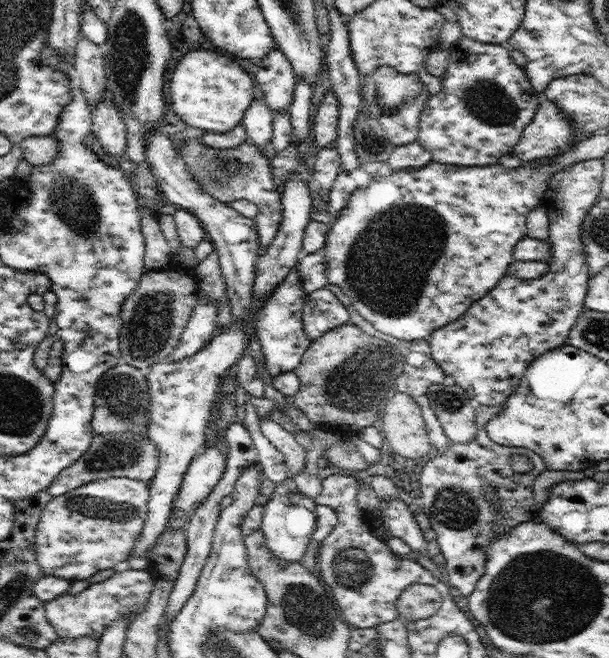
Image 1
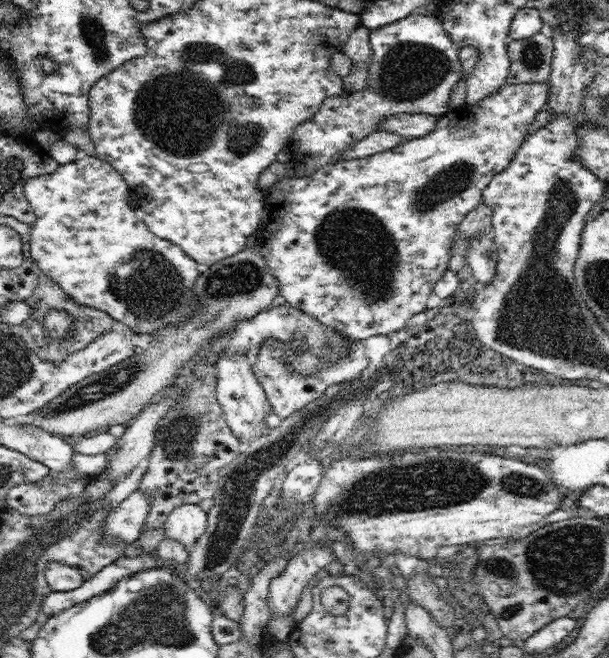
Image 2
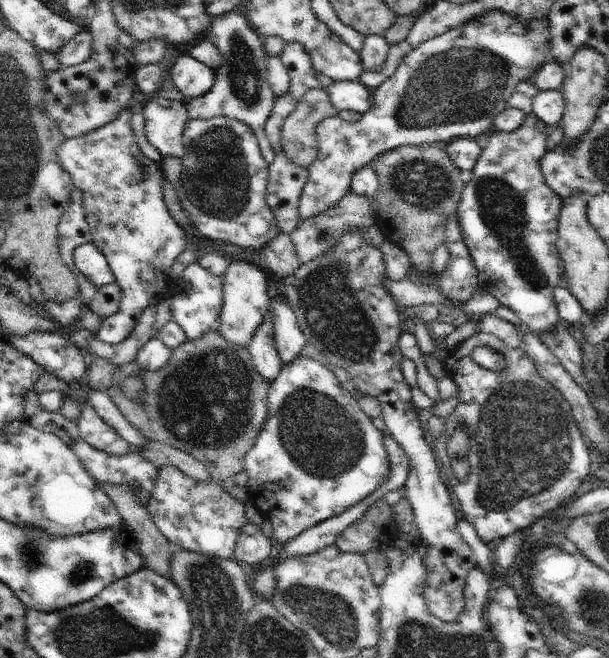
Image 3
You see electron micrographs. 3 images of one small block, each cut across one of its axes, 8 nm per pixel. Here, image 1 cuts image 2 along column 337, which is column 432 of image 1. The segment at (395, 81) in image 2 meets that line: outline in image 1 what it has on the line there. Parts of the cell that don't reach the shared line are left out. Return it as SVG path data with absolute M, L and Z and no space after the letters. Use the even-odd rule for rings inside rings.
M460 36L460 39L451 46L451 49L448 52L450 56L448 69L441 77L441 80L443 81L442 91L439 94L429 96L420 116L420 131L417 138L418 144L420 144L424 150L428 150L428 152L432 154L432 161L440 164L454 164L455 166L466 167L482 167L498 164L501 156L513 152L513 148L518 144L518 141L524 134L528 124L534 119L534 116L538 111L540 100L539 93L532 87L532 84L526 75L525 68L518 66L518 64L514 62L510 52L503 44L484 44L484 42L478 42Z

